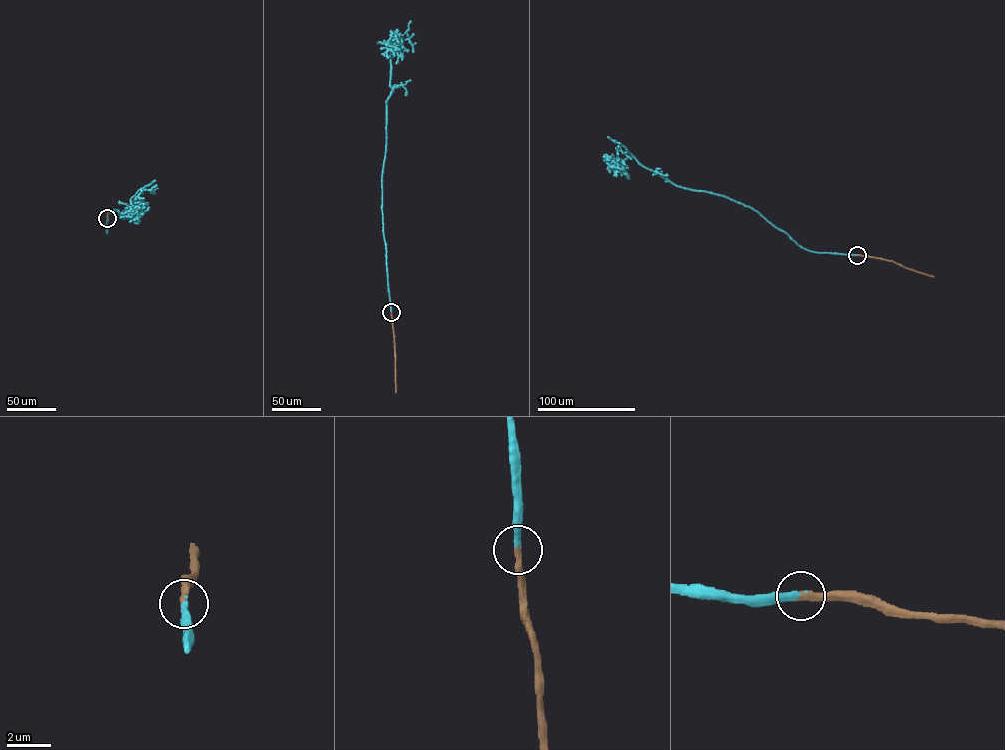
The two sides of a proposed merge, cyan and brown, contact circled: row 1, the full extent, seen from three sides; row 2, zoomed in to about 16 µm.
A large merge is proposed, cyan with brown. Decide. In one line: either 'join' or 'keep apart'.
join

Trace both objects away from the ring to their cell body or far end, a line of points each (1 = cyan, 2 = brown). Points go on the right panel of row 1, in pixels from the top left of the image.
1: (857, 255), (807, 250), (748, 206), (723, 196), (676, 186), (644, 167), (621, 144), (620, 149), (631, 159)
2: (857, 255), (891, 261), (934, 277)

